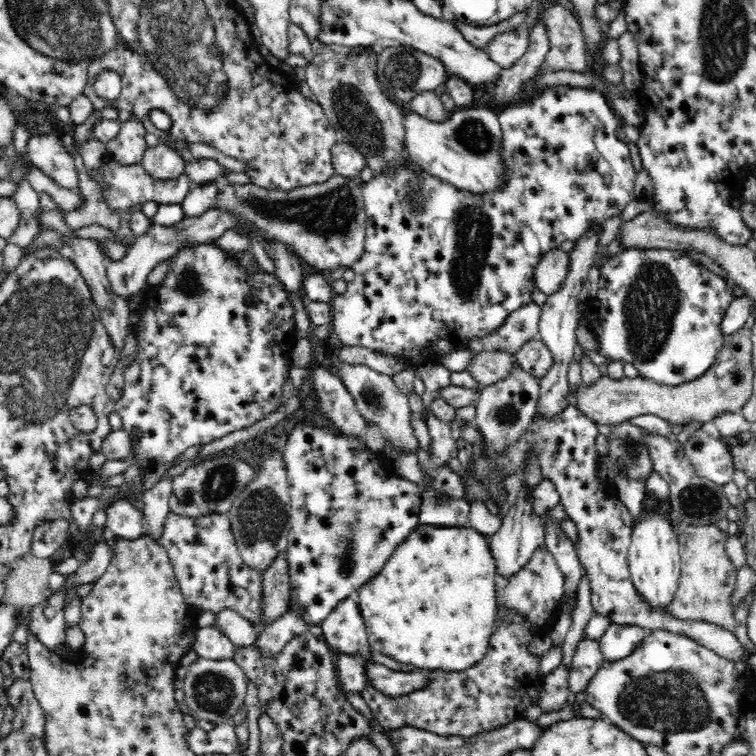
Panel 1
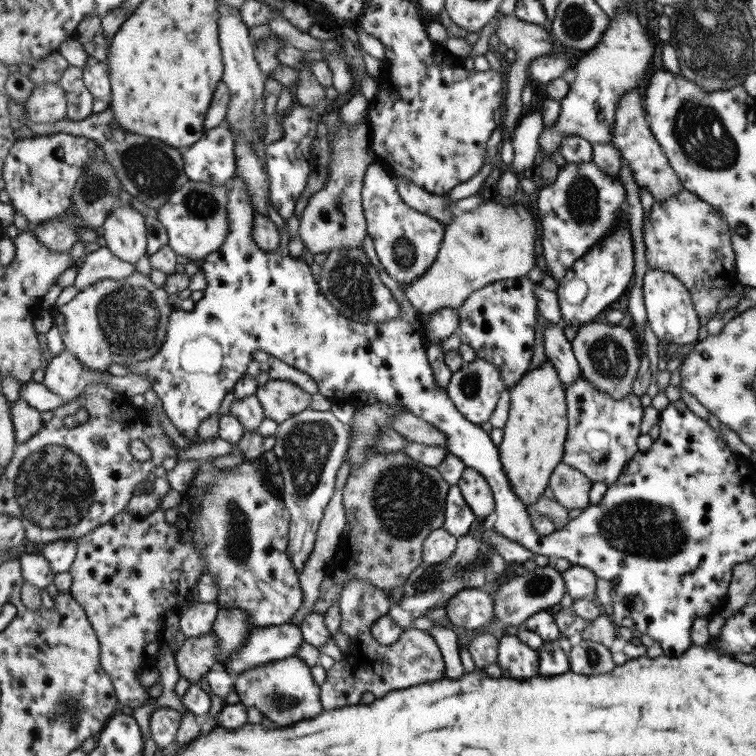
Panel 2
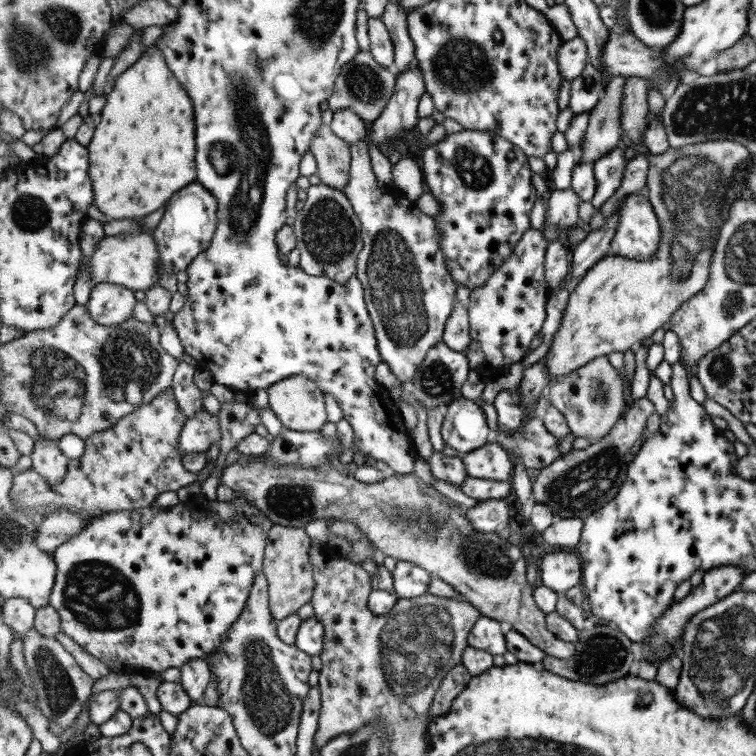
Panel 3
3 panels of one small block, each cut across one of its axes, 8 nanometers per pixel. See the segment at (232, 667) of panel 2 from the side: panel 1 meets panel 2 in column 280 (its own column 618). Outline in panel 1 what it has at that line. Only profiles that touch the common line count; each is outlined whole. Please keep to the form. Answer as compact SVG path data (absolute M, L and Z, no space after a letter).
M610 623L598 642L604 662L622 660L628 656L648 632L648 630L634 625L620 626Z

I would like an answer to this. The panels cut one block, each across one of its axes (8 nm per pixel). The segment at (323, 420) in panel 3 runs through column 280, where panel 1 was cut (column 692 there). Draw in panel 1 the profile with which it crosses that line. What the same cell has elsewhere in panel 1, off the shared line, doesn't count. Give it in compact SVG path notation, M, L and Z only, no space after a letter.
M744 328L724 336L724 348L718 352L716 362L698 380L680 386L666 386L642 376L619 380L601 376L589 385L582 381L576 390L568 389L565 392L565 402L596 424L616 425L625 422L627 418L648 413L656 414L669 423L684 424L698 419L709 425L710 420L722 411L742 409L750 398L754 380L752 349L751 329Z

